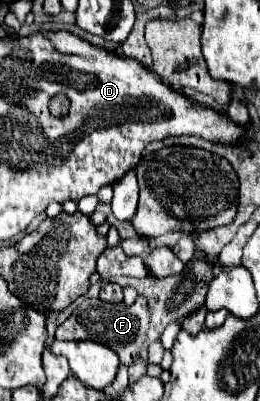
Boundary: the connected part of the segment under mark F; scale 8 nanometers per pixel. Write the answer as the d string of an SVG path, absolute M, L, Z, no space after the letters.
M139 295L133 305L125 305L125 303L109 305L101 299L85 299L69 315L69 319L63 321L57 327L55 339L57 341L85 341L85 339L91 339L91 341L103 343L119 355L119 359L125 367L131 367L133 361L139 357L139 351L143 347L147 331L149 331L149 305L147 305L147 299L143 295Z

